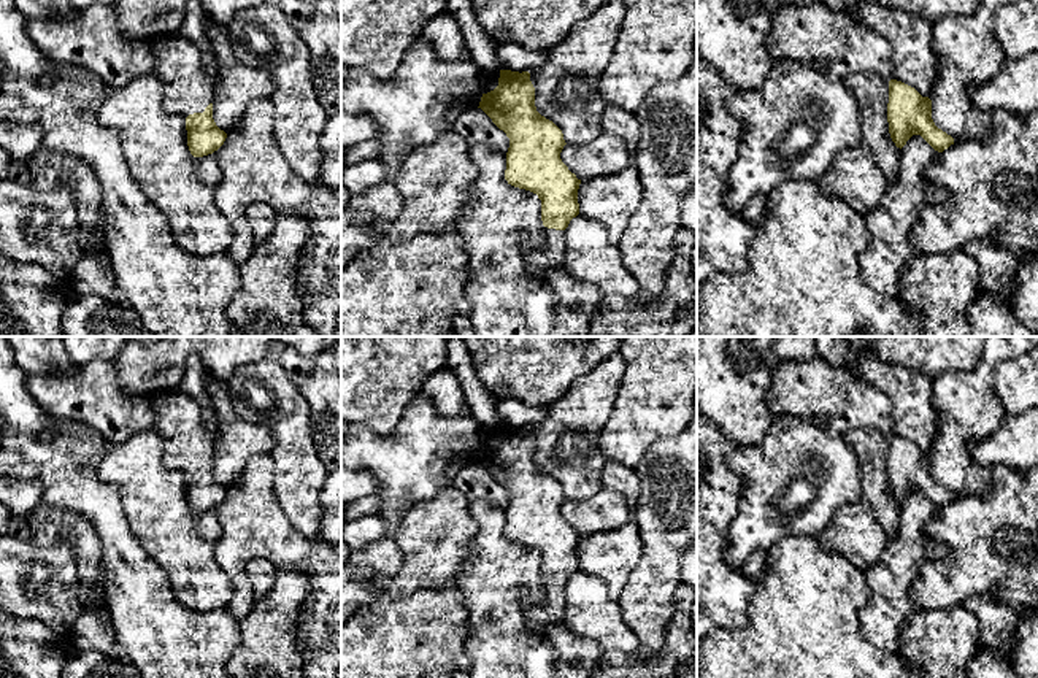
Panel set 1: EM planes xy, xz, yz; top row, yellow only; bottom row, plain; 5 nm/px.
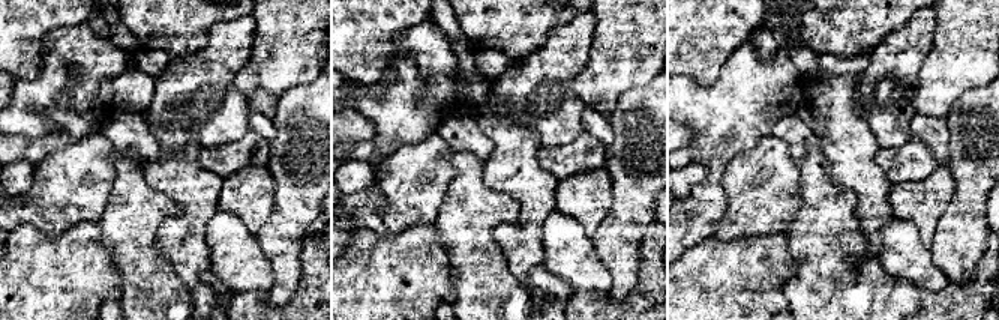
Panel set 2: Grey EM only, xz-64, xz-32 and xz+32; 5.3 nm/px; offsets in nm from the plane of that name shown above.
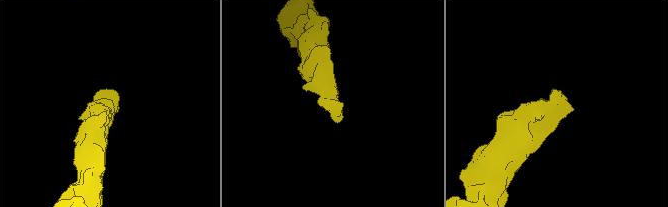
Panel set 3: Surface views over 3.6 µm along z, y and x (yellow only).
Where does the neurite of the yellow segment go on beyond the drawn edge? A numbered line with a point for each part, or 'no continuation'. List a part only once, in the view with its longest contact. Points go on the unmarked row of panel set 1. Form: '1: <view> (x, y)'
1: xy (188, 443)

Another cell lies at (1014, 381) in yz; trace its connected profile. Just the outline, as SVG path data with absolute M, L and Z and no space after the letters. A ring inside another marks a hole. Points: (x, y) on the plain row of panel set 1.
M1038 346L995 365L994 392L1009 414L1038 408Z

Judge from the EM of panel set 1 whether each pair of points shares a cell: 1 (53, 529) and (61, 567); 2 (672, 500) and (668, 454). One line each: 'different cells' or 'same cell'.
1: different cells
2: same cell

